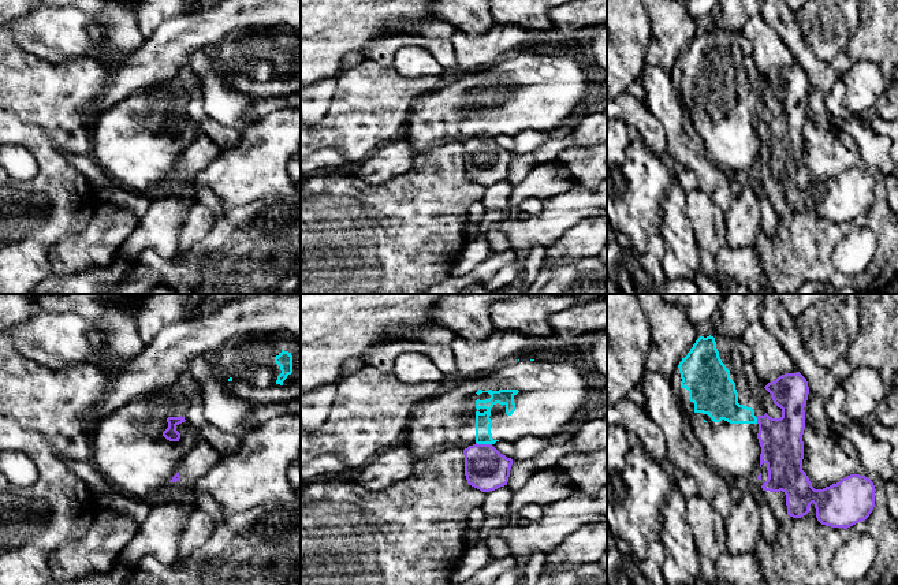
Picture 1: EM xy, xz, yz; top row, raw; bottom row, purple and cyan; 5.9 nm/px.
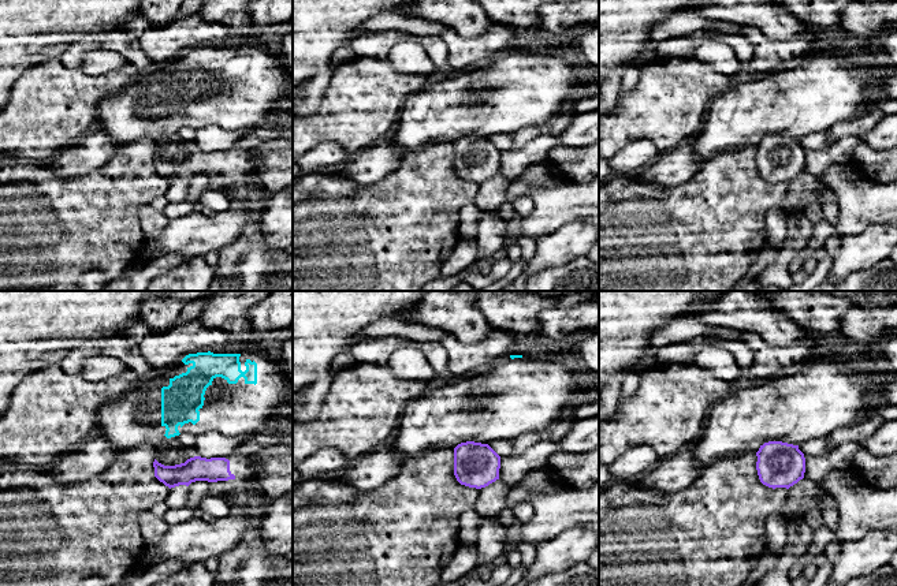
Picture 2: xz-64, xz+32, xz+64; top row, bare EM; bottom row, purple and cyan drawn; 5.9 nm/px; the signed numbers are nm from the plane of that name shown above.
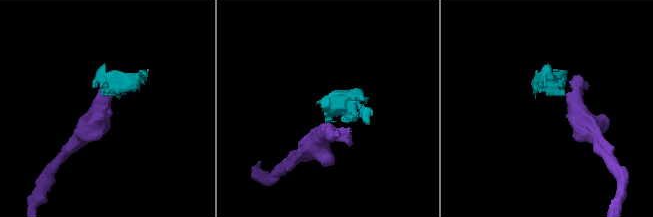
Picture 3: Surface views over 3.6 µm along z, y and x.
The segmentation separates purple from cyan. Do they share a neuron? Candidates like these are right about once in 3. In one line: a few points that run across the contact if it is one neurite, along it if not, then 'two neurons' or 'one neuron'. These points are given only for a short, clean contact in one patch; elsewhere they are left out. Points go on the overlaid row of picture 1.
line xz (476, 442), (491, 444); two neurons

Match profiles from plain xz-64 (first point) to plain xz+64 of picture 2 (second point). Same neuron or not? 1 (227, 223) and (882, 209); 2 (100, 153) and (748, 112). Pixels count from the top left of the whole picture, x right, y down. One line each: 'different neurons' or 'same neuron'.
1: same neuron
2: different neurons

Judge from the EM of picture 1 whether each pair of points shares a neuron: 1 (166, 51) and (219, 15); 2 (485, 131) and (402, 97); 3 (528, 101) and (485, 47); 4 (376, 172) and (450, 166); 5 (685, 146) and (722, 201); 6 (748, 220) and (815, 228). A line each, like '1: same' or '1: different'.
1: same
2: different
3: different
4: different
5: same
6: different

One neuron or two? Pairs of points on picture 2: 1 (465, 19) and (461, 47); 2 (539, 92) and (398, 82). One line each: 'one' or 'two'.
1: two
2: two

